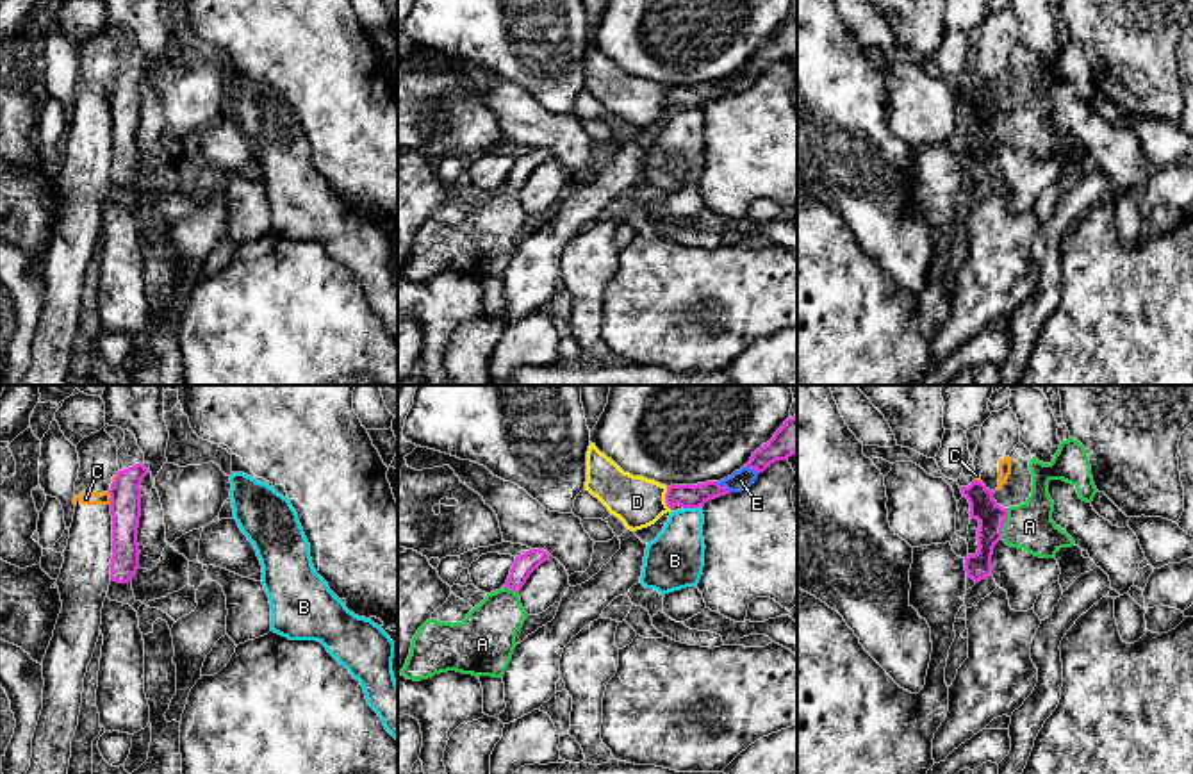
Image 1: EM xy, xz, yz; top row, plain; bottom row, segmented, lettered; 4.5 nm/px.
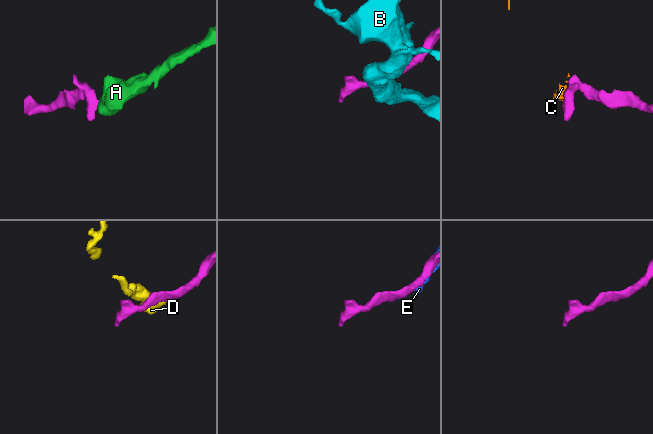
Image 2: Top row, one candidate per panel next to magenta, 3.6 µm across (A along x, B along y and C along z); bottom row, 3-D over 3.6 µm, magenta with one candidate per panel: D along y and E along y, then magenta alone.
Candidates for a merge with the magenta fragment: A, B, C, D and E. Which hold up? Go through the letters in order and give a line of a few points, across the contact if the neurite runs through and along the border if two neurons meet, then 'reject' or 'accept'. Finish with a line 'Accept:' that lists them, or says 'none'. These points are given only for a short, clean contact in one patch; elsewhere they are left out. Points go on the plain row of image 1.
A: line yz (983, 107), (1004, 122), (1029, 127); accept
B: reject
C: line xy (107, 93), (111, 104); reject
D: line xz (666, 88), (666, 106), (669, 109); reject
E: reject
Accept: A

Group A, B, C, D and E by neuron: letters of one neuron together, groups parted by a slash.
A / B / C / D E

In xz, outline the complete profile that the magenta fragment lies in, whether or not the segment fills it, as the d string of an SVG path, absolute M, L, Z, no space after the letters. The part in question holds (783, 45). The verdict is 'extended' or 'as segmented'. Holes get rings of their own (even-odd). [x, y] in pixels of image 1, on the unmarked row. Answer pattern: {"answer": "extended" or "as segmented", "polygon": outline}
{"answer": "as segmented", "polygon": "M797 16L788 18L774 37L756 50L745 68L763 73L770 64L797 55Z"}

